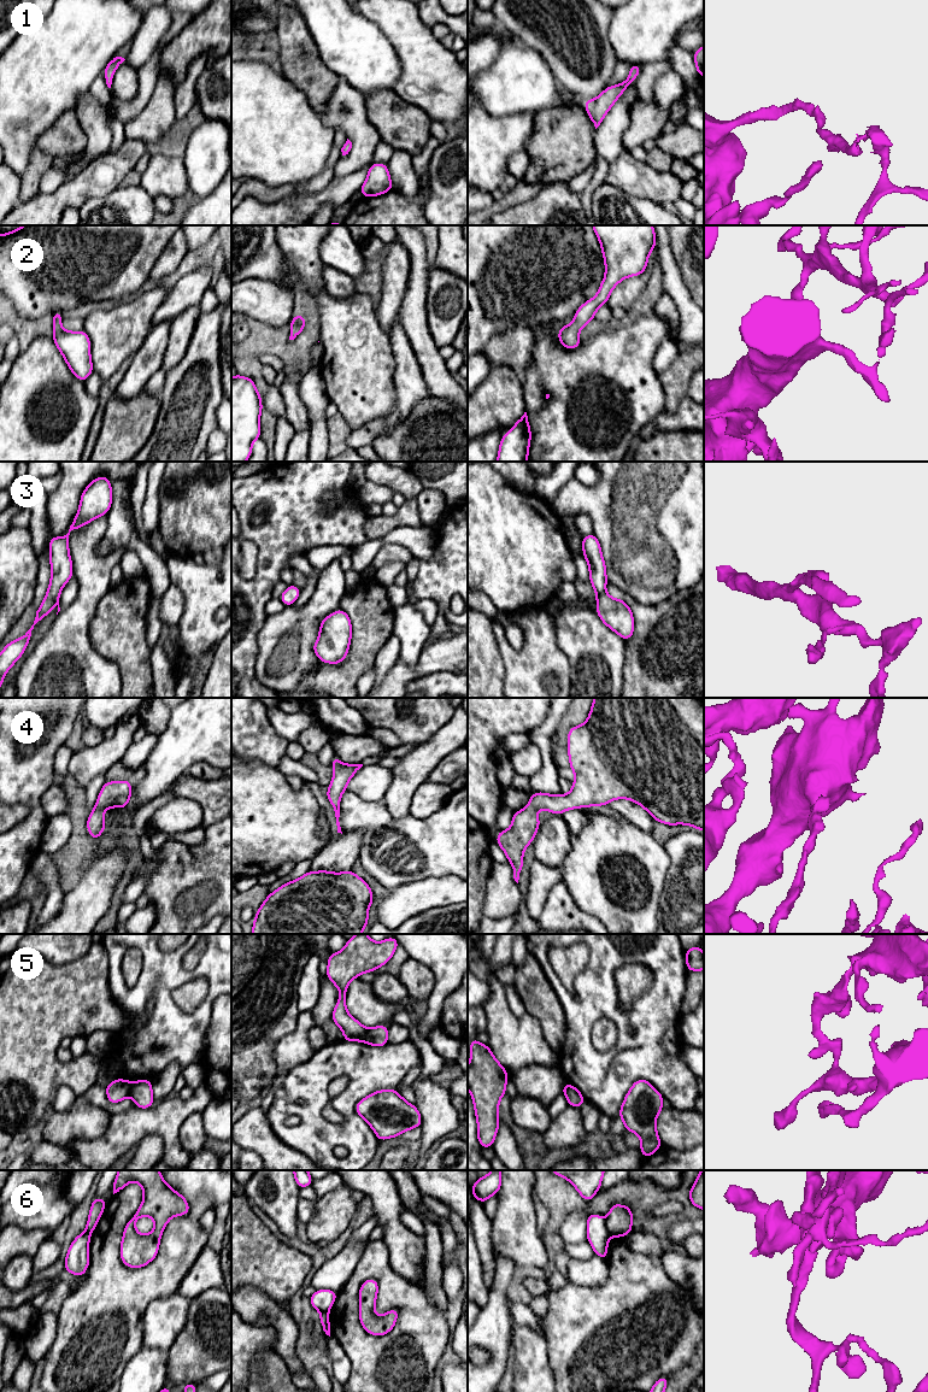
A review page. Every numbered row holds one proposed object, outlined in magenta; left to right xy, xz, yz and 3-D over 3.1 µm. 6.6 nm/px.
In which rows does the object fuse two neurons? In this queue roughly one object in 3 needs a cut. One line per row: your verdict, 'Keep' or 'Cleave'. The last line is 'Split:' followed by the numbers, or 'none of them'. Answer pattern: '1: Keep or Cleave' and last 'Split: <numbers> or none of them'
1: Keep
2: Keep
3: Keep
4: Keep
5: Cleave
6: Cleave
Split: 5, 6

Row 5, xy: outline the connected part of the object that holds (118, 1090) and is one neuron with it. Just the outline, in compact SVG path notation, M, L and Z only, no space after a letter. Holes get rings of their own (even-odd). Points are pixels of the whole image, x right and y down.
M116 1079L106 1086L106 1096L111 1104L117 1104L130 1094L131 1082Z

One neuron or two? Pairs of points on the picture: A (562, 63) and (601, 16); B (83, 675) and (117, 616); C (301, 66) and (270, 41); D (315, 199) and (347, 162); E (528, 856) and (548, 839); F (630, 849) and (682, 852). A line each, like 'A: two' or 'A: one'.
A: one
B: two
C: two
D: two
E: two
F: two

